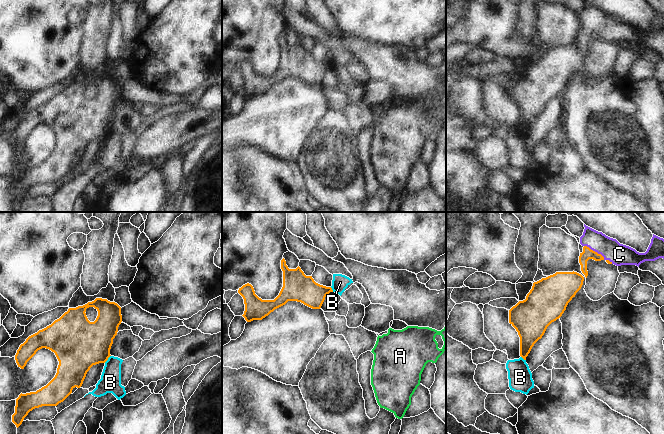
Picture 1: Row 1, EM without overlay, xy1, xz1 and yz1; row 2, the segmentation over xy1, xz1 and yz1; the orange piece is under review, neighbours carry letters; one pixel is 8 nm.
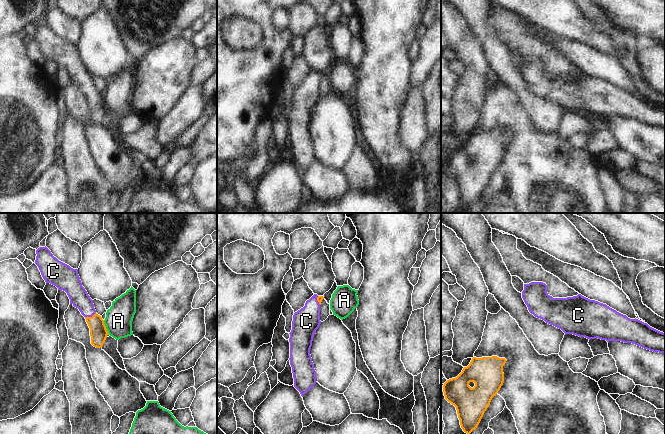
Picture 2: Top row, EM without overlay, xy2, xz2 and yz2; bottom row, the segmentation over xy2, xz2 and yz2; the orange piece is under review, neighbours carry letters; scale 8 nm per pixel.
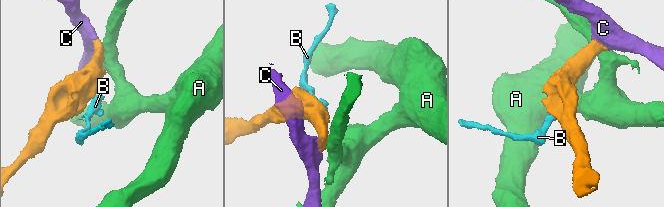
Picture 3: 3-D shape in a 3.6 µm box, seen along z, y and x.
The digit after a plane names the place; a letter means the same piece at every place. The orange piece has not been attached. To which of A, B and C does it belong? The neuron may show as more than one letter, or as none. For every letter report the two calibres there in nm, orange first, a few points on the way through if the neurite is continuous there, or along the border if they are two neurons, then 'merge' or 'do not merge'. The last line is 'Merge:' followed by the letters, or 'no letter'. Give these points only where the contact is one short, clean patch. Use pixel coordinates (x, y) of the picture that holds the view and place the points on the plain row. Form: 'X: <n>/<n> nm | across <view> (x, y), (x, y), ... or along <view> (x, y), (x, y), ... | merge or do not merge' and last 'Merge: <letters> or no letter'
A: 140/220 nm | along xy2 (103, 96), (109, 110) | do not merge
B: 400/170 nm | along xy1 (110, 131), (104, 138) | do not merge
C: 90/170 nm | across yz1 (587, 29), (594, 27), (612, 27), (619, 30) | merge
Merge: C

